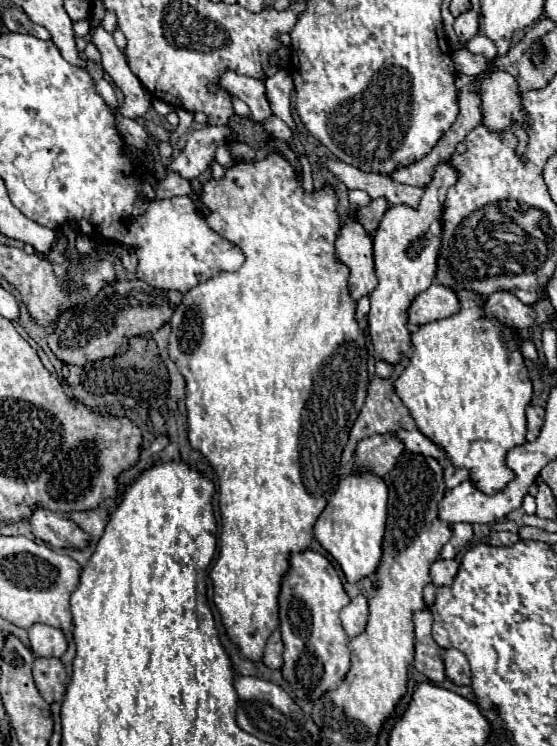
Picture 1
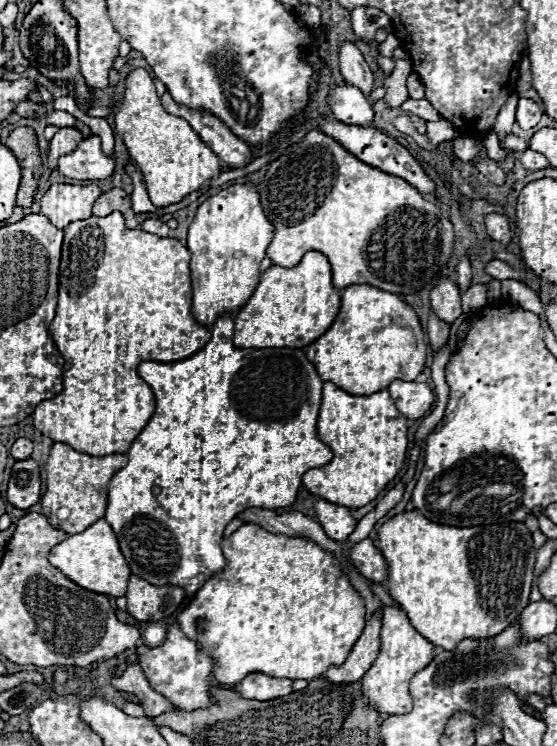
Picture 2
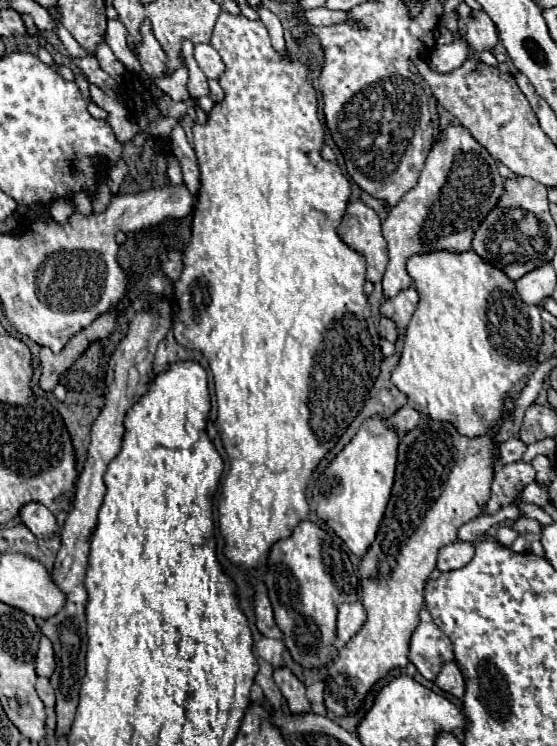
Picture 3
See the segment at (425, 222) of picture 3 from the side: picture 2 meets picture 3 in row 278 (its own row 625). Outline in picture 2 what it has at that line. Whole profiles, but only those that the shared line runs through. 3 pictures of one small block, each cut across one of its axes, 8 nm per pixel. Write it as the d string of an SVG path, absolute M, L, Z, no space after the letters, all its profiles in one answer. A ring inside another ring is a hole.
M386 606L380 632L380 654L374 666L362 678L362 694L366 698L366 704L380 714L408 714L412 710L408 684L416 672L432 662L432 658L434 646L412 628L406 614L398 606Z

